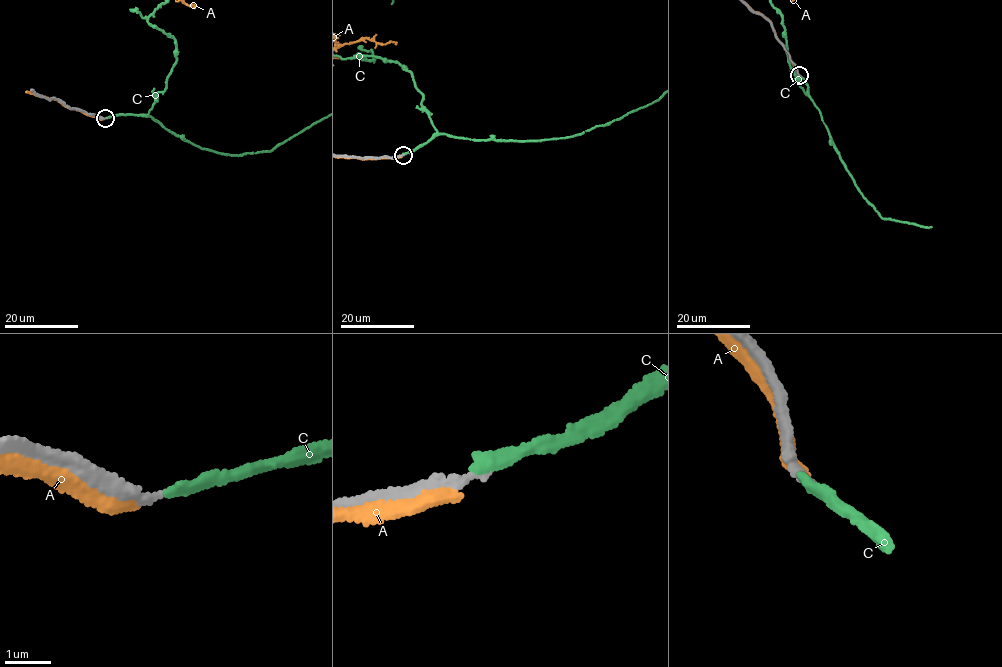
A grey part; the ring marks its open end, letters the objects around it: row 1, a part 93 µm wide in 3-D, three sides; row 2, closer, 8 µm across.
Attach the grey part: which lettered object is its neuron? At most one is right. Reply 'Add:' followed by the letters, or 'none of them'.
Add: none of them

